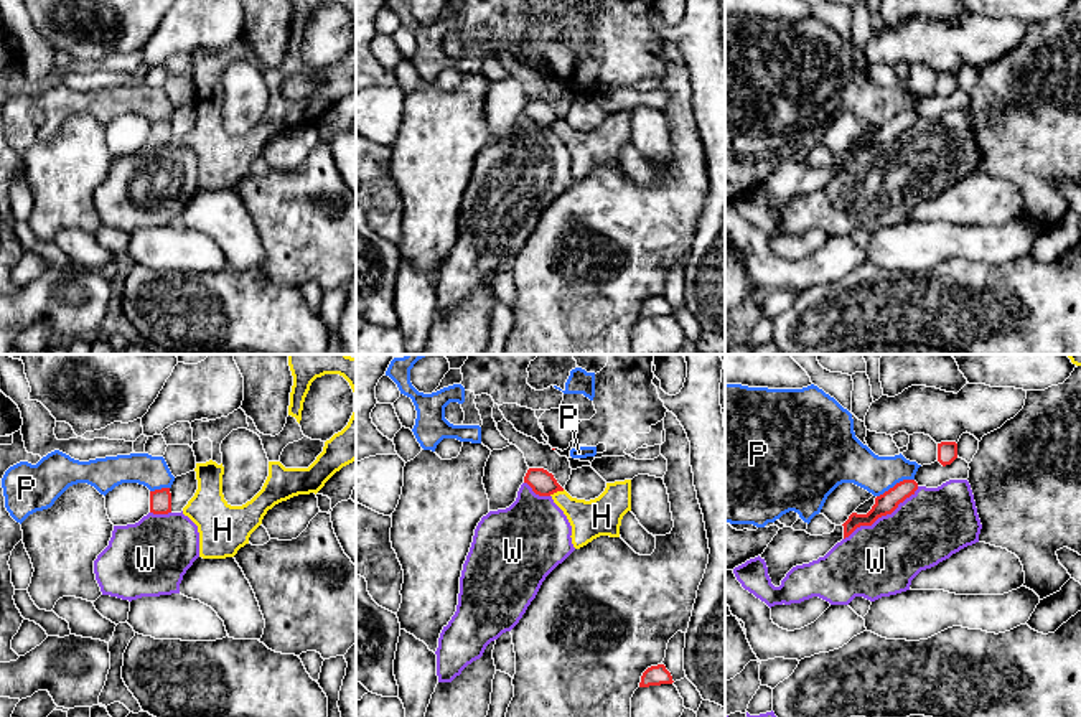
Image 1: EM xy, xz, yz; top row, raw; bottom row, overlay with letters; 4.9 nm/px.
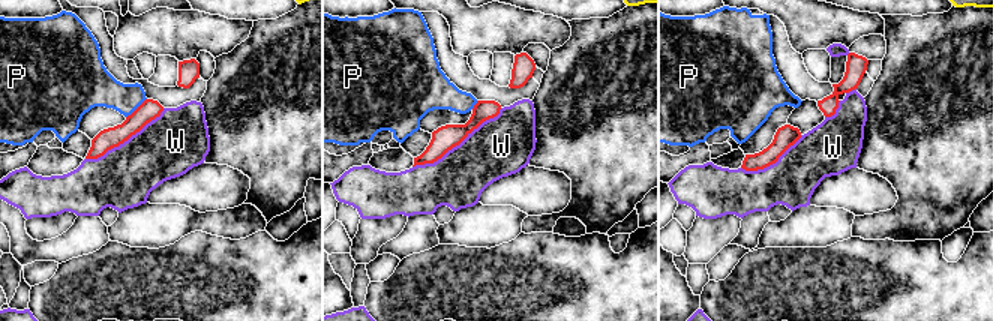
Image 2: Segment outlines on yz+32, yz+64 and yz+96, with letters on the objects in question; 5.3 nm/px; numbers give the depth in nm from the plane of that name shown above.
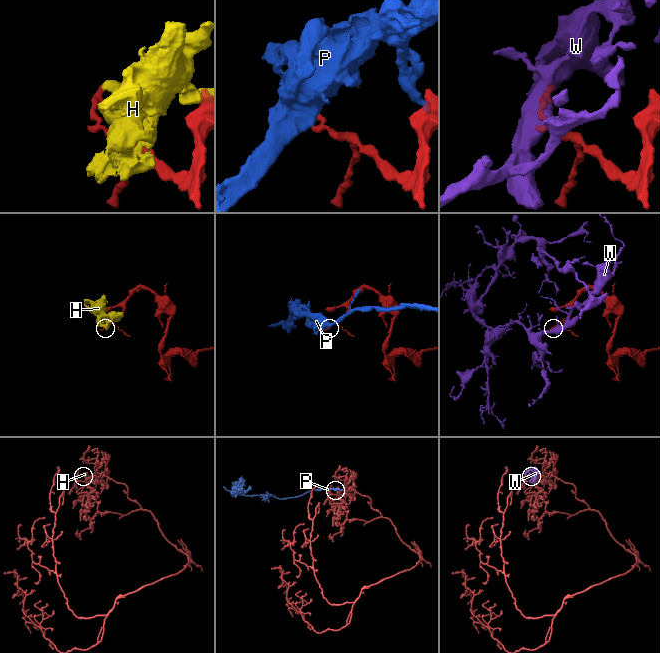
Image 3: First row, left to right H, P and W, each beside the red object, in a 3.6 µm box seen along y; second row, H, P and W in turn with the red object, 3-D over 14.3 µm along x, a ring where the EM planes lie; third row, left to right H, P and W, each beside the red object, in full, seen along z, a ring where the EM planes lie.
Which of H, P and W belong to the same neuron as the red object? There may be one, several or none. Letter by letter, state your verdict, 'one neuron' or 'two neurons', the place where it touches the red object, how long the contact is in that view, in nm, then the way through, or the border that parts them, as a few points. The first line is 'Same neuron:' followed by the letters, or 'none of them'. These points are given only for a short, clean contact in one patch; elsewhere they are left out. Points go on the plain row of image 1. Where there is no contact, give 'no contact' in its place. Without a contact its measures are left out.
Same neuron: W
H: two neurons; meets red in xz at (556, 122); contact 80 nm long
P: two neurons; meets red in yz at (897, 114); contact 200 nm long; border along yz (913, 109), (903, 109), (877, 127)
W: one neuron; meets red in yz at (880, 147); contact 440 nm long

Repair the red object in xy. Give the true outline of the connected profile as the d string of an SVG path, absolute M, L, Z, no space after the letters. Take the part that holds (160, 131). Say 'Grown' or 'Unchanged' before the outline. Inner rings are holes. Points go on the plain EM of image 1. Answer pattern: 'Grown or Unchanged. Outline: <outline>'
Grown. Outline: M161 119L150 122L150 143L138 153L114 157L109 176L94 191L94 204L102 226L132 232L180 224L183 206L198 188L198 157L183 142L171 142L170 119Z

